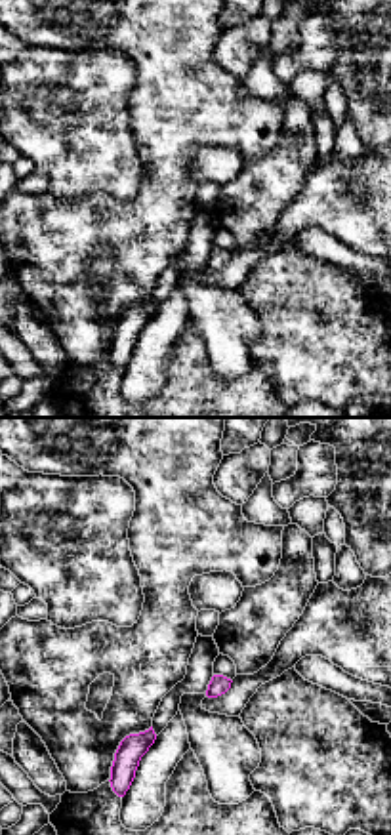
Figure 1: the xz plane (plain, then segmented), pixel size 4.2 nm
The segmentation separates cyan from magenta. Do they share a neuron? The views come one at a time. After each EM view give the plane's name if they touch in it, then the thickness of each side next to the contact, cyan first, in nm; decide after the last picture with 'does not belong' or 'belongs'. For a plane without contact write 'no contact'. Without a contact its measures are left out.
no contact

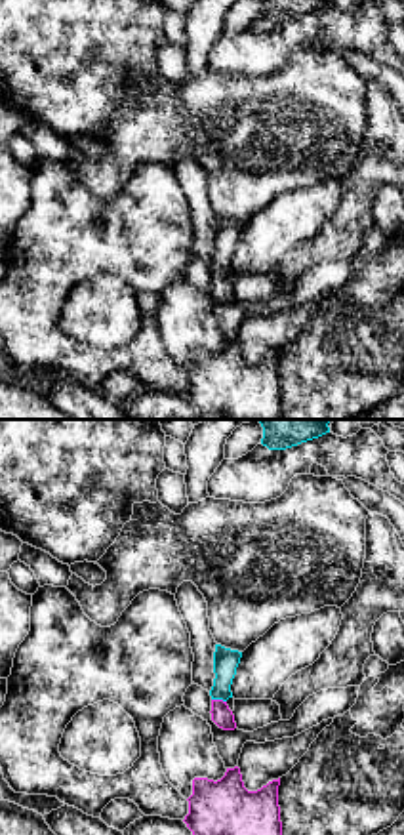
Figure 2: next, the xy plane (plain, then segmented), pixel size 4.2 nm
xy | 110/90 nm

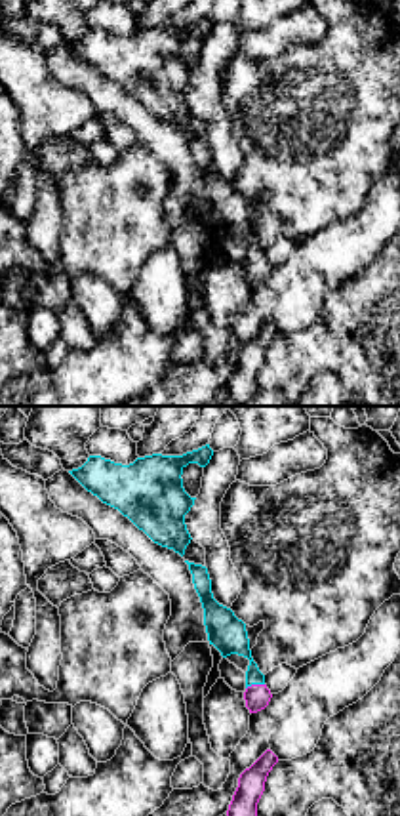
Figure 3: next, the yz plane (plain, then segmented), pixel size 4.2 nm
yz | 160/110 nm

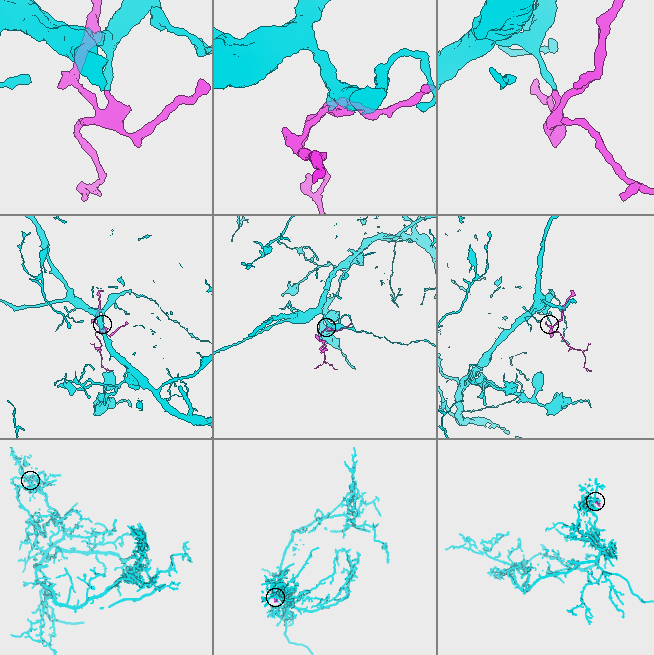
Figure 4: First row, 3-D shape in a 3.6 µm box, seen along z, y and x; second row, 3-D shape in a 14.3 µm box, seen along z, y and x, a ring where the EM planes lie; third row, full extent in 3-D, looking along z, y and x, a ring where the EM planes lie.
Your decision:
belongs

